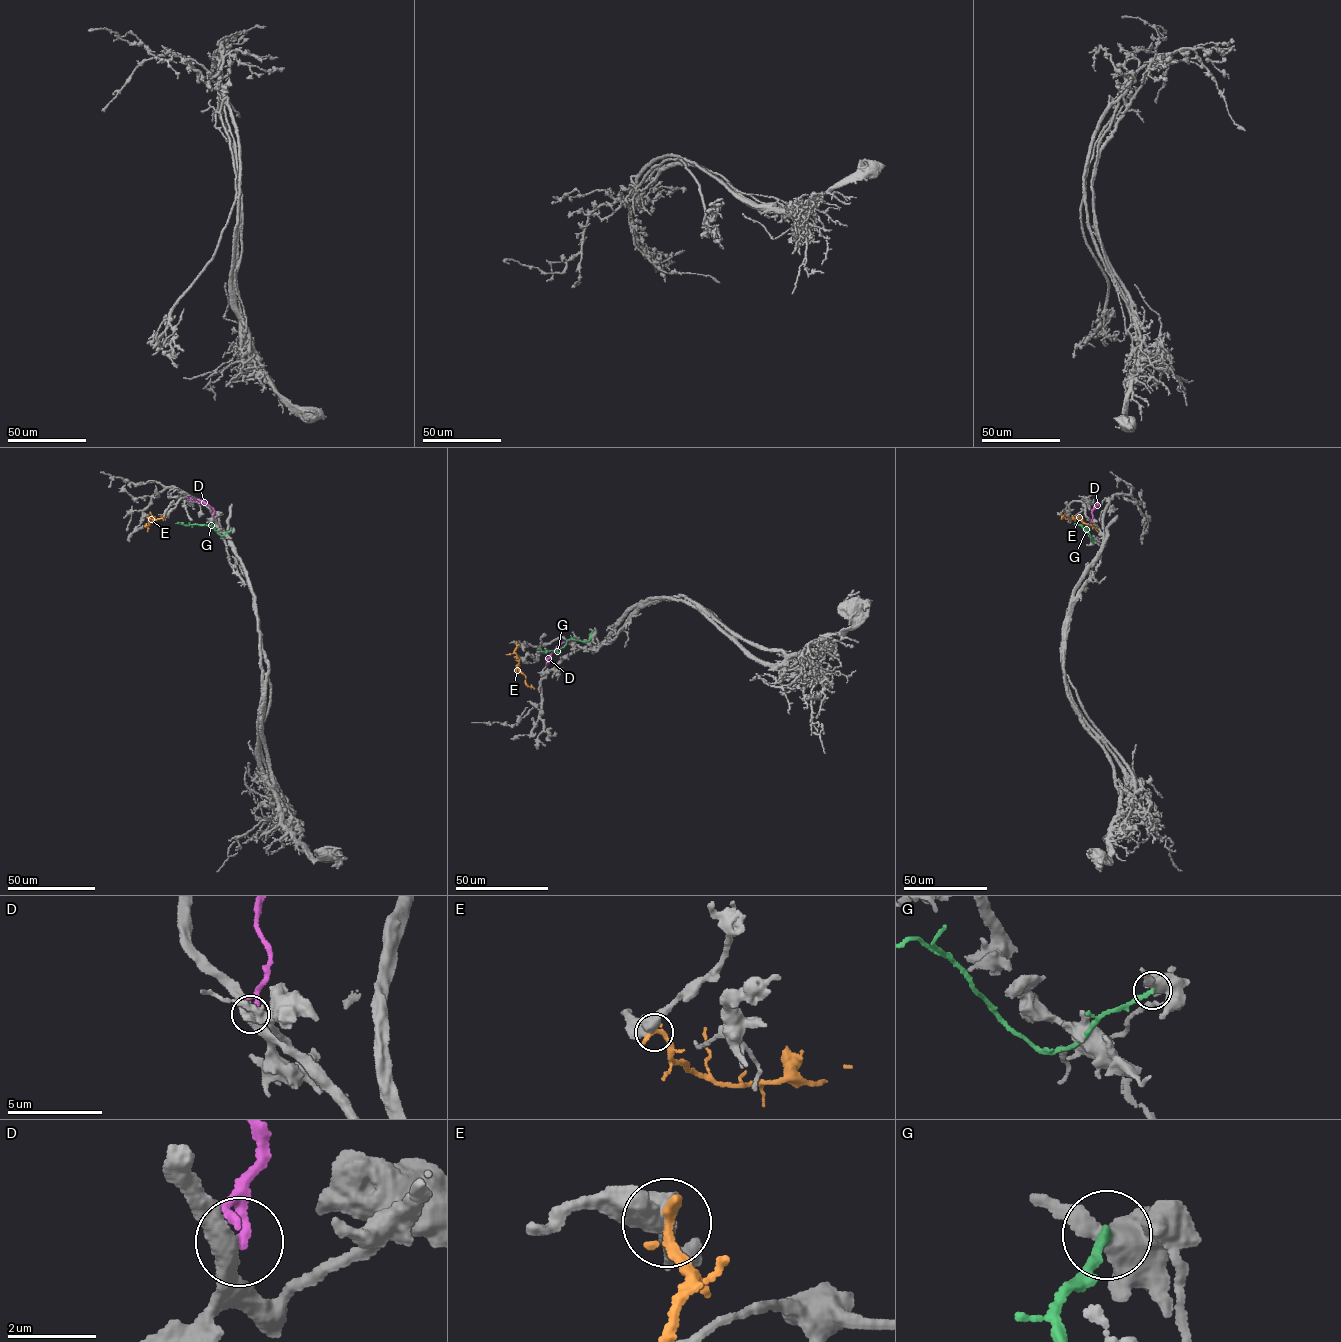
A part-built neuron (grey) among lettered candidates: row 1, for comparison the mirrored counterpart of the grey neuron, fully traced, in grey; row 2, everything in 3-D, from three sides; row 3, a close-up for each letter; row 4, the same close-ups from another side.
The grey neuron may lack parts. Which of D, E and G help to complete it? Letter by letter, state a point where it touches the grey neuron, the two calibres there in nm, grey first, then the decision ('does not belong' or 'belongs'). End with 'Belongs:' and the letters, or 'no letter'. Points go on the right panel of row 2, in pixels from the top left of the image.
D: contact (1091, 521); calibres 480 and 240 nm; does not belong
E: contact (1060, 514); calibres 550 and 320 nm; does not belong
G: contact (1091, 537); calibres 440 and 220 nm; does not belong
Belongs: no letter

